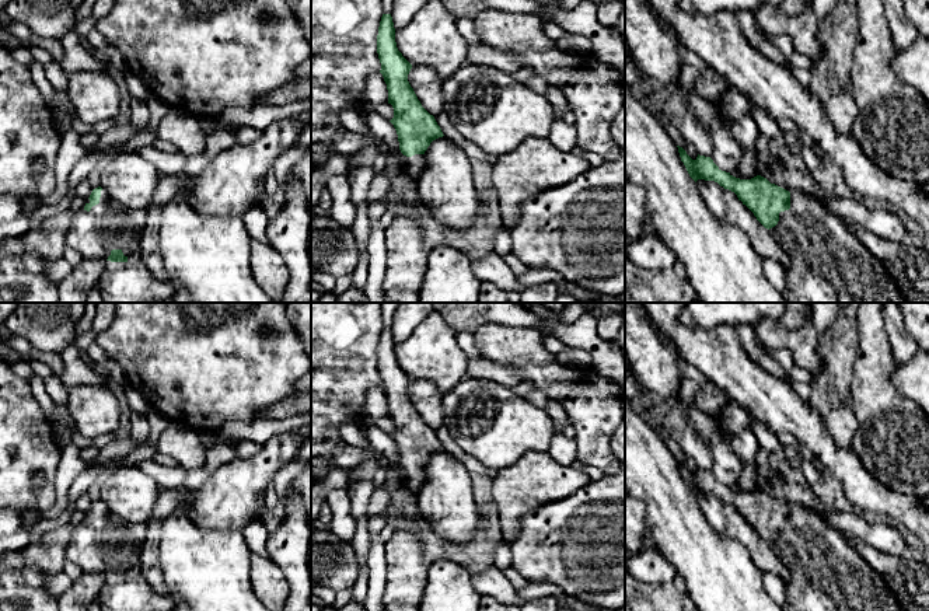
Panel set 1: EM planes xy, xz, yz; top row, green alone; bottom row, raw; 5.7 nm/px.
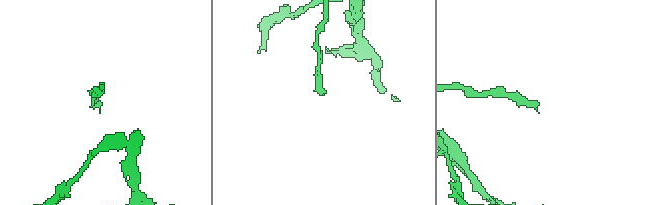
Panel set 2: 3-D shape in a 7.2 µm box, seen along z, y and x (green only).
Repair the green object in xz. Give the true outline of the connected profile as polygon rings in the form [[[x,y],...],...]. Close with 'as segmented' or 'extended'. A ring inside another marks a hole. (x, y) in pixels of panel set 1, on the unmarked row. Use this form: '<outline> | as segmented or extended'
[[[391,328],[381,331],[377,367],[381,377],[380,387],[388,404],[388,418],[394,422],[394,432],[390,436],[397,444],[399,464],[404,468],[399,479],[416,495],[426,479],[425,465],[433,454],[444,448],[434,430],[422,420],[408,395],[412,378],[397,362]]] | extended

